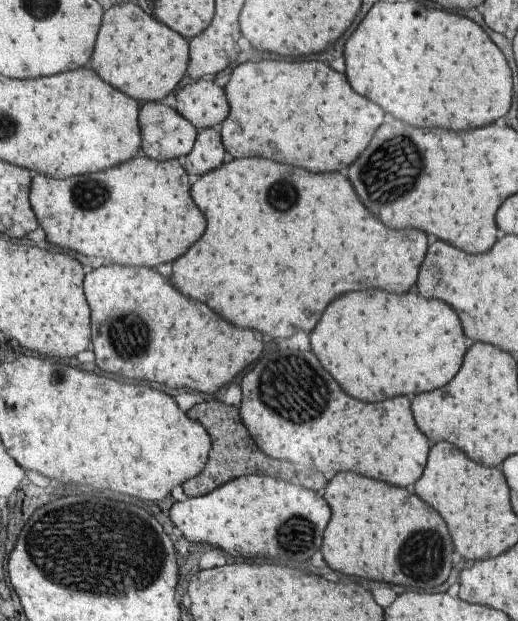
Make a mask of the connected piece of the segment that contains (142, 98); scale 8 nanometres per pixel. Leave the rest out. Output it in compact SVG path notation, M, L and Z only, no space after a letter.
M133 3L111 5L106 9L96 48L88 66L106 82L137 98L142 104L164 100L180 87L180 80L189 70L191 47L188 40L153 15L146 14Z

